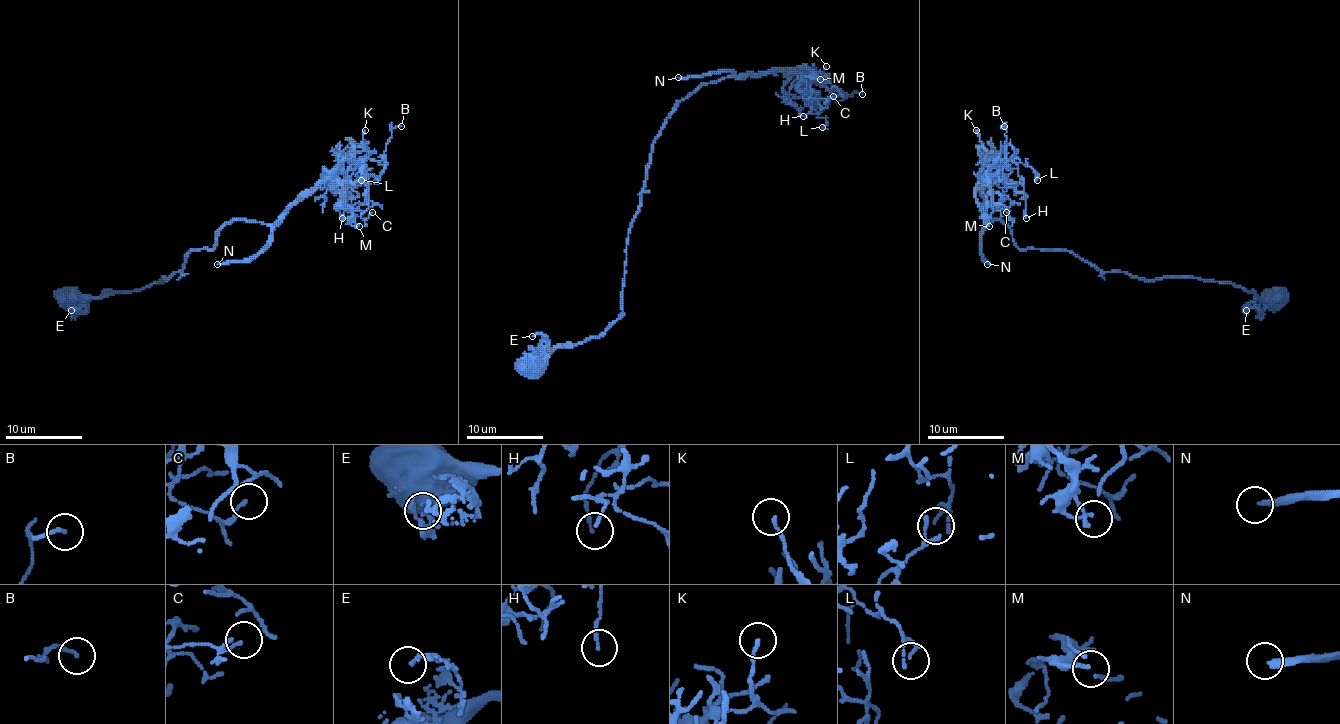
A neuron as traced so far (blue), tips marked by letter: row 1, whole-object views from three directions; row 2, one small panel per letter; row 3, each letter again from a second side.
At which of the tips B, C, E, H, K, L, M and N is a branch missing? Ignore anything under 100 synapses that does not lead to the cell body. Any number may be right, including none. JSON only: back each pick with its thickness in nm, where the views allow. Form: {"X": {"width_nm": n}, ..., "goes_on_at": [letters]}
{"N": {"width_nm": 240}, "goes_on_at": ["N"]}

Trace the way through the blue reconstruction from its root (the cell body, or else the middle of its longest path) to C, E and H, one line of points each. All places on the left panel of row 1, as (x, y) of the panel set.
C: (194, 251), (211, 249), (234, 220), (275, 224), (328, 180), (351, 195), (351, 212), (363, 218), (372, 212)
E: (194, 251), (186, 255), (184, 266), (167, 279), (136, 291), (88, 297), (71, 310)
H: (194, 251), (211, 249), (217, 233), (234, 220), (275, 224), (328, 180), (347, 182), (342, 218)

